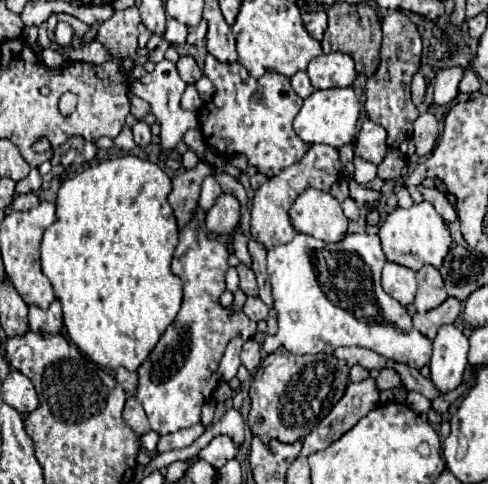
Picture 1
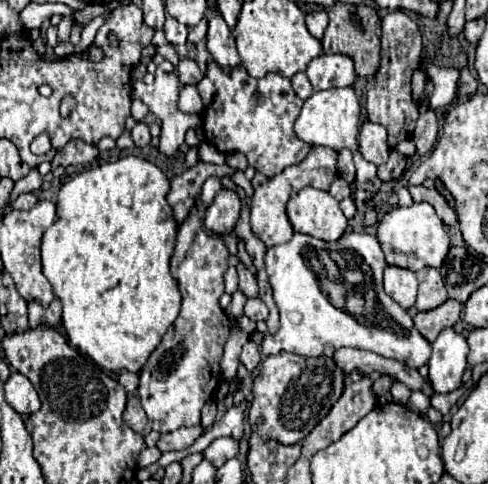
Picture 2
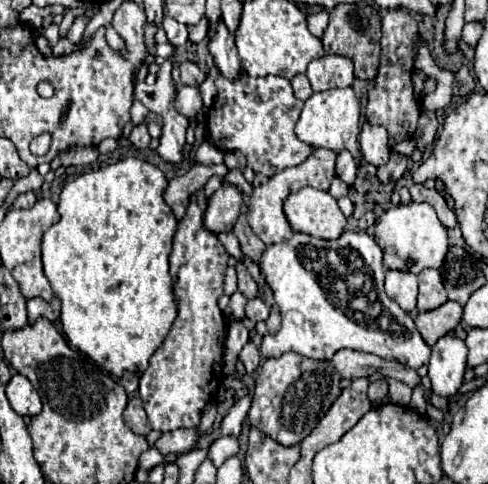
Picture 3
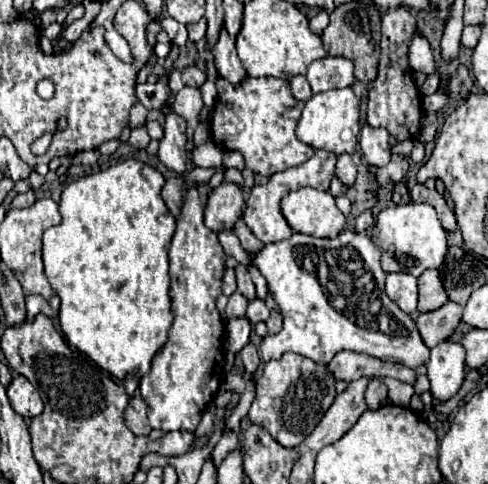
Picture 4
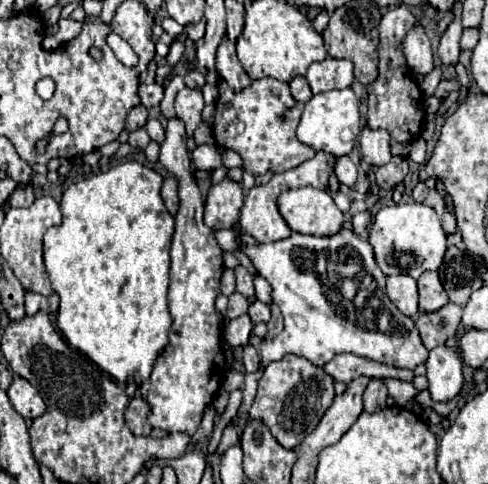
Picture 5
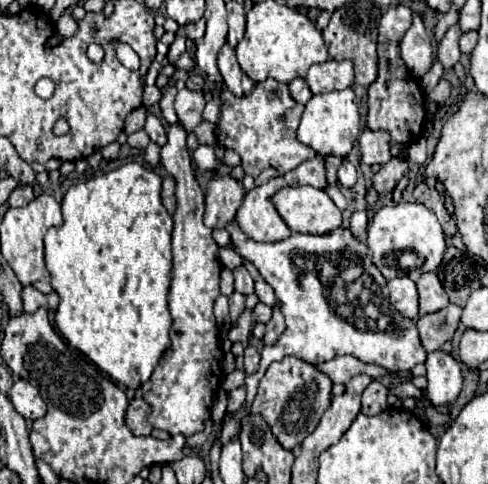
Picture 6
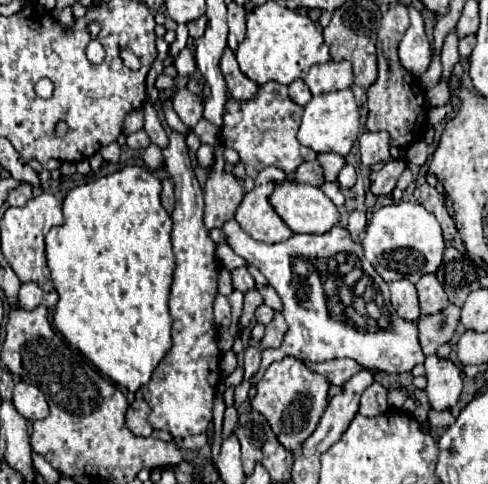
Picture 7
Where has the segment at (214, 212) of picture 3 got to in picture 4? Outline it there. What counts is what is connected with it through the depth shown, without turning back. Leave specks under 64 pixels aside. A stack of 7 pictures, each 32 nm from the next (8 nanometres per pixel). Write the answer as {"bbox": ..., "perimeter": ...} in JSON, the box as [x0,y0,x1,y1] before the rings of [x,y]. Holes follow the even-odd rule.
{"bbox":[204,182,244,230],"perimeter":[[[222,182],[218,188],[212,188],[204,208],[204,224],[214,230],[232,230],[236,220],[242,214],[244,194],[242,188],[234,182]]]}

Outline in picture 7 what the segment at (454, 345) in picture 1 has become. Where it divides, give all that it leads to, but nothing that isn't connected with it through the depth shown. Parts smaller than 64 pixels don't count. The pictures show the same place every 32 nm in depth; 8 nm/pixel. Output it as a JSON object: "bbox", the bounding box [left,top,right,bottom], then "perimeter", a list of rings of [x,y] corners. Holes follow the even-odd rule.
{"bbox":[426,356,462,412],"perimeter":[[[426,356],[426,396],[428,402],[434,410],[444,412],[450,410],[462,392],[462,378],[460,378],[460,368],[448,360],[448,358],[438,358],[438,356]]]}

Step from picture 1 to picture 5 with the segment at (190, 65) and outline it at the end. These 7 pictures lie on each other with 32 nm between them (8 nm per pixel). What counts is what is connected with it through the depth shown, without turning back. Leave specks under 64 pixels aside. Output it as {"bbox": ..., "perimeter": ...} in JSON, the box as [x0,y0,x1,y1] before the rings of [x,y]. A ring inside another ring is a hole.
{"bbox":[184,70,206,90],"perimeter":[[[190,70],[186,76],[184,76],[184,82],[188,88],[194,88],[194,90],[200,90],[204,84],[206,84],[206,78],[202,72],[198,70]]]}

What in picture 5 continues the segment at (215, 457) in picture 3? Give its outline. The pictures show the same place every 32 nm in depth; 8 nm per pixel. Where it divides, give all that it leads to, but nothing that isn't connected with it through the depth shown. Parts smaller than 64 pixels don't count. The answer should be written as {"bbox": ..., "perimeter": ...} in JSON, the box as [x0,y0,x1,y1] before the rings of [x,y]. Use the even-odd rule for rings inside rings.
{"bbox":[218,422,238,454],"perimeter":[[[230,422],[222,434],[222,440],[218,444],[218,454],[222,454],[230,444],[236,444],[238,442],[238,428],[234,422]]]}

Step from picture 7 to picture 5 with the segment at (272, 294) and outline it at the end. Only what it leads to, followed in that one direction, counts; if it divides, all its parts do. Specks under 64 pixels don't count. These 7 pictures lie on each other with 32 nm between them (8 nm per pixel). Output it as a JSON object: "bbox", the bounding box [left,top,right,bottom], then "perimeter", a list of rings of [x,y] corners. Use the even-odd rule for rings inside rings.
{"bbox":[254,276,272,304],"perimeter":[[[254,276],[254,286],[256,286],[256,298],[264,304],[272,302],[272,288],[262,276]]]}

